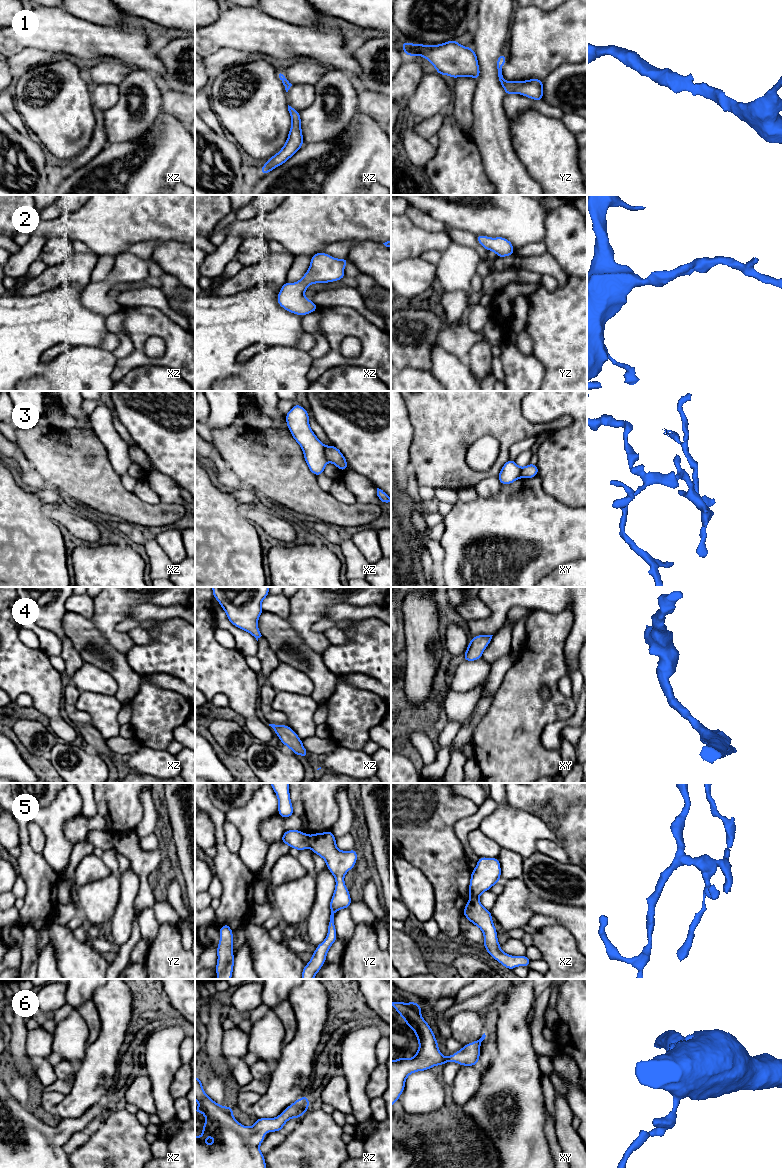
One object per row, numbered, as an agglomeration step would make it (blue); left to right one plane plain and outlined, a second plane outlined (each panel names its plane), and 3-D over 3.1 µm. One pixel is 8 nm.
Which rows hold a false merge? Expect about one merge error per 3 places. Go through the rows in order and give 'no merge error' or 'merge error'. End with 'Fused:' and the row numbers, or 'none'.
1: no merge error
2: no merge error
3: merge error
4: no merge error
5: merge error
6: no merge error
Fused: 3, 5

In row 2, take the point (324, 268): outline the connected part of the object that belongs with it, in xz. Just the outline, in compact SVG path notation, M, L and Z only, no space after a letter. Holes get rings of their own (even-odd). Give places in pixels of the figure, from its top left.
M322 252L312 255L304 276L296 283L286 282L282 285L277 297L278 304L288 312L301 316L316 311L318 306L304 296L307 287L341 280L345 277L344 267L347 263L347 258L336 259Z

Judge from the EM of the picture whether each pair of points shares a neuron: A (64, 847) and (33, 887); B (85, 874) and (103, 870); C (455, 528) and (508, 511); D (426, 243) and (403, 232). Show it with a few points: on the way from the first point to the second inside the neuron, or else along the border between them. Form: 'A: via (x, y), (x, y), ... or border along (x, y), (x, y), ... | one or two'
A: border along (43, 854), (46, 863), (55, 874) | two
B: via (89, 870), (99, 870) | one
C: via (468, 528), (491, 528), (495, 524) | one
D: via (420, 241), (412, 241), (409, 238) | one

